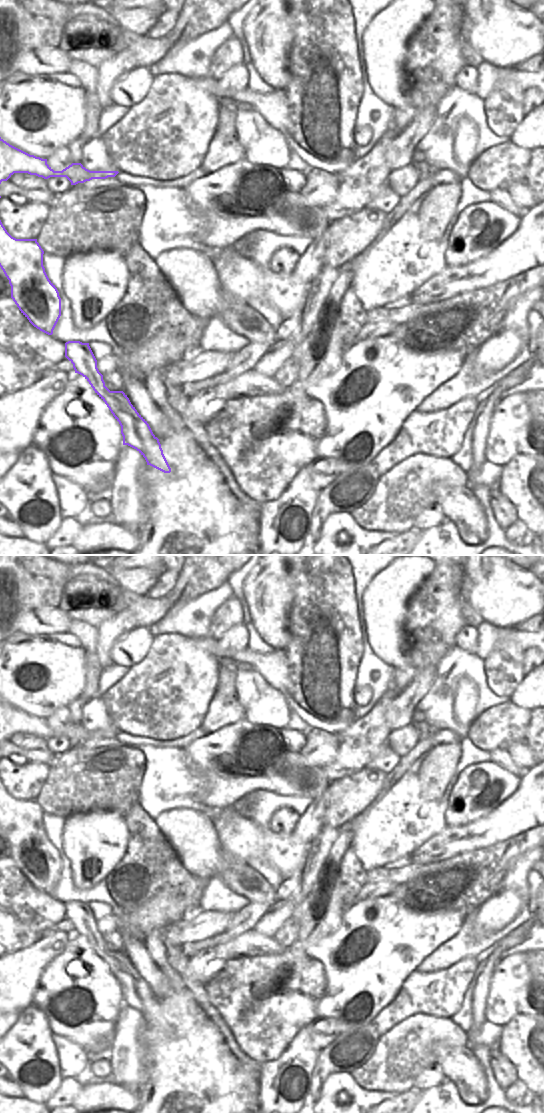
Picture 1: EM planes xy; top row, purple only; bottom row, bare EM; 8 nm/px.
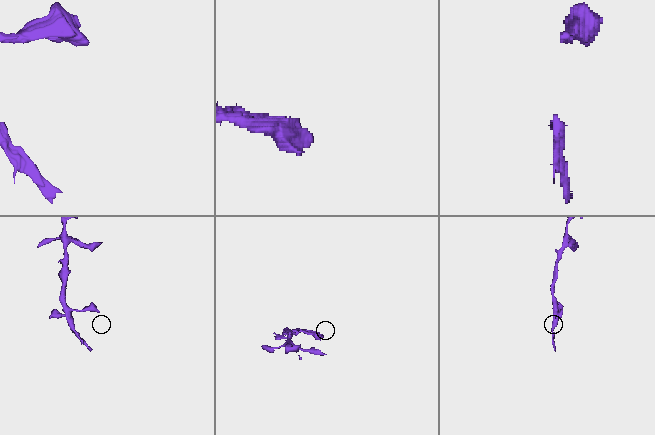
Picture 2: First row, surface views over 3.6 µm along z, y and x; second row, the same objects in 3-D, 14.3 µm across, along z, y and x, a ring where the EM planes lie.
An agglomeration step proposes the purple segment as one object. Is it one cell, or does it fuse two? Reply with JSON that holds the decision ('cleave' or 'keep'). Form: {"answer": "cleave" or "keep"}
{"answer": "keep"}

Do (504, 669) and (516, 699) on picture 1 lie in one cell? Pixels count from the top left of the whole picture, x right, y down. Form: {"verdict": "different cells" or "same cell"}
{"verdict": "different cells"}

